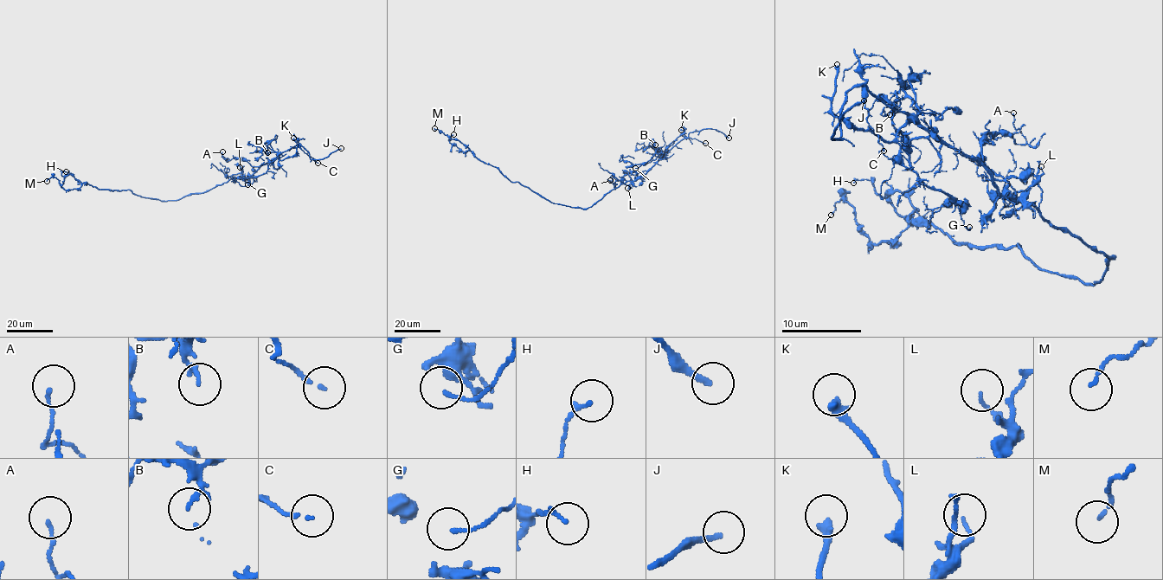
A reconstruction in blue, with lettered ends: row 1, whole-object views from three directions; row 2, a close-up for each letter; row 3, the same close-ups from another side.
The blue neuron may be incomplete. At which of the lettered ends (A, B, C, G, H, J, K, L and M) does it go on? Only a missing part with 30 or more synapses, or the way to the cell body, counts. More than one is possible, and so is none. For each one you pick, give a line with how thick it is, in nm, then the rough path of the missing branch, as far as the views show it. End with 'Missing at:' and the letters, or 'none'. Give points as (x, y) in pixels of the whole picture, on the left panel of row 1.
J: Thickness 200 nm. Course of what is missing: (341, 148), (352, 154), (357, 165), (359, 162)
Missing at: J

